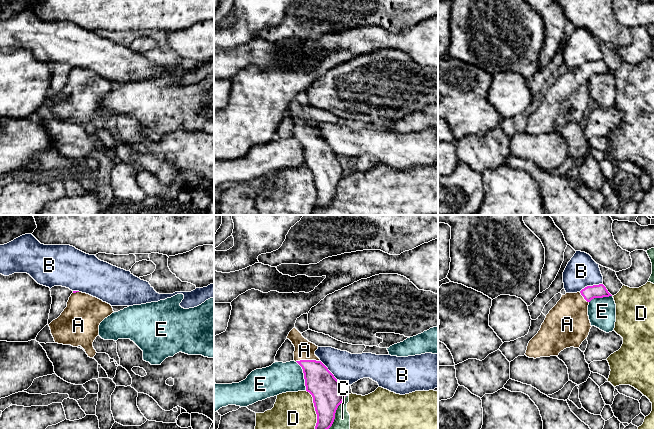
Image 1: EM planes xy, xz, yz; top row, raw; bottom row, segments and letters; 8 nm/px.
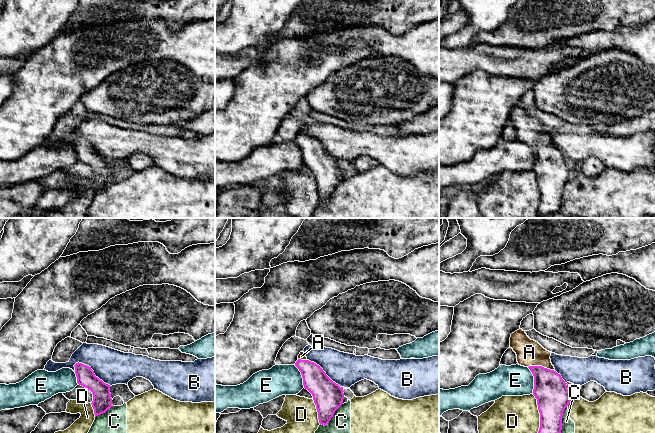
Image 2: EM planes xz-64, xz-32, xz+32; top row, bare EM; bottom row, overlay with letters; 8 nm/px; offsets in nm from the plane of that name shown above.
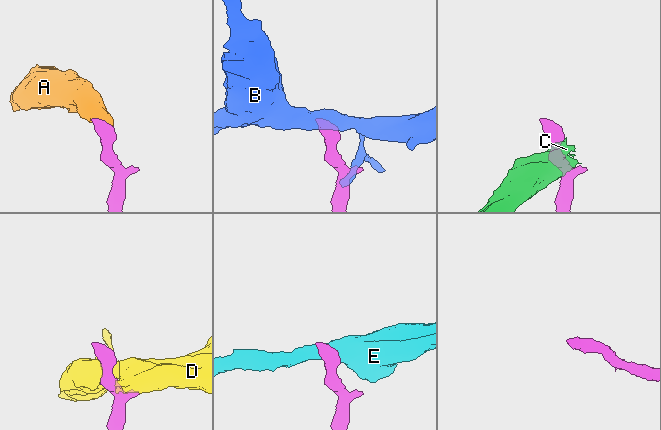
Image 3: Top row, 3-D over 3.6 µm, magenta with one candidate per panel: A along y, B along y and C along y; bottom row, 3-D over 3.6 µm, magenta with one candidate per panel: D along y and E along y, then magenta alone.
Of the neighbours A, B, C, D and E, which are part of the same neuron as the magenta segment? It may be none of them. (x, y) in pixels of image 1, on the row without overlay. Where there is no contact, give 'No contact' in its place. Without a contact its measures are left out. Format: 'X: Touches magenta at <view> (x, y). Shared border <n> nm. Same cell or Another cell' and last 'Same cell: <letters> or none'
A: Touches magenta at xz (307, 136). Shared border 200 nm. Same cell
B: Touches magenta at xz (331, 149). Shared border 260 nm. Another cell
C: Touches magenta at xz (334, 194). Shared border 380 nm. Another cell
D: Touches magenta at xz (315, 186). Shared border 340 nm. Another cell
E: Touches magenta at xz (304, 151). Shared border 240 nm. Another cell
Same cell: A

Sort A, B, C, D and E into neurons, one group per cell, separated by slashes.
A / B / C D / E

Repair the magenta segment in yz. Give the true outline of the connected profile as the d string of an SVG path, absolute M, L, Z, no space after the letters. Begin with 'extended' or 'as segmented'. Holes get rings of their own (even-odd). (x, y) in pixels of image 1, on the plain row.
extended; M603 60L562 71L546 91L538 109L529 117L525 131L536 135L558 132L566 124L579 124L592 103L588 92L589 78L609 72L612 71Z

